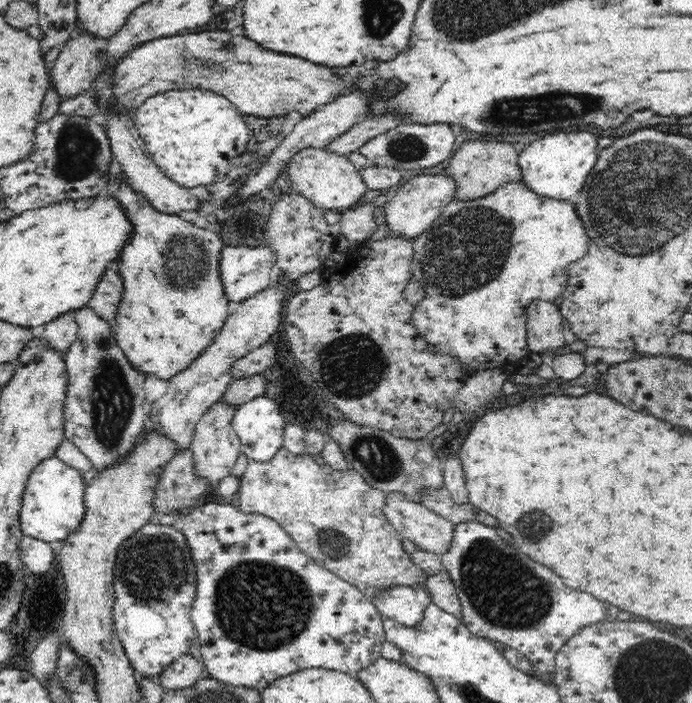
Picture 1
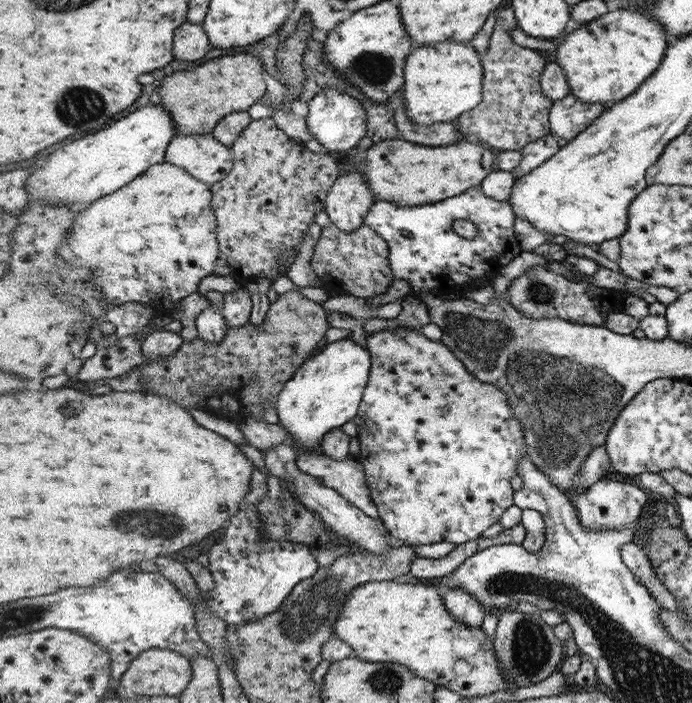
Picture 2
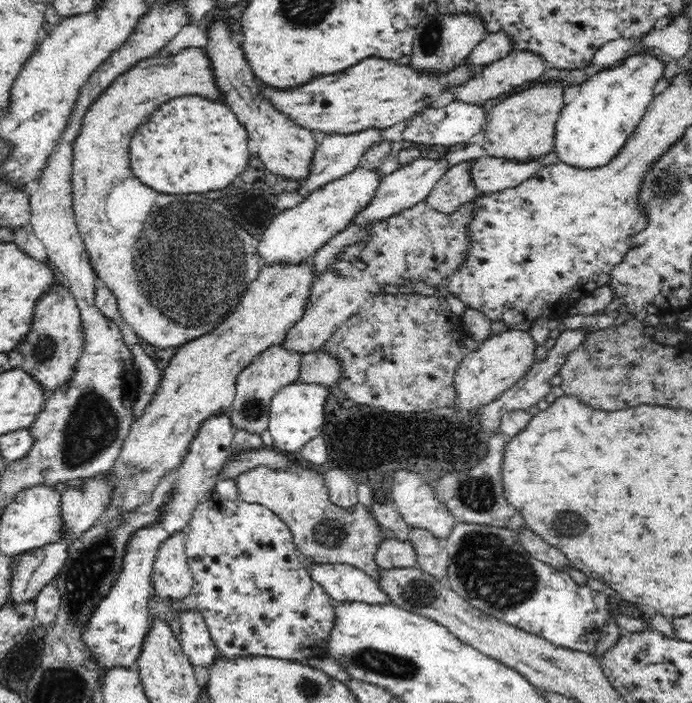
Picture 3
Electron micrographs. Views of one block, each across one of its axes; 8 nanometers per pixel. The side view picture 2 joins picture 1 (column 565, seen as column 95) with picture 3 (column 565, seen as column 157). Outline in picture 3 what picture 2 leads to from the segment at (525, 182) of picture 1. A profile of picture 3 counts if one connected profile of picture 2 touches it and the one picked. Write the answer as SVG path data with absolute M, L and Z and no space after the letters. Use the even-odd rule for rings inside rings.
M650 54L631 55L620 66L606 68L581 84L577 96L564 104L554 123L552 155L557 162L591 171L618 155L652 102L654 86L662 76L660 62Z

